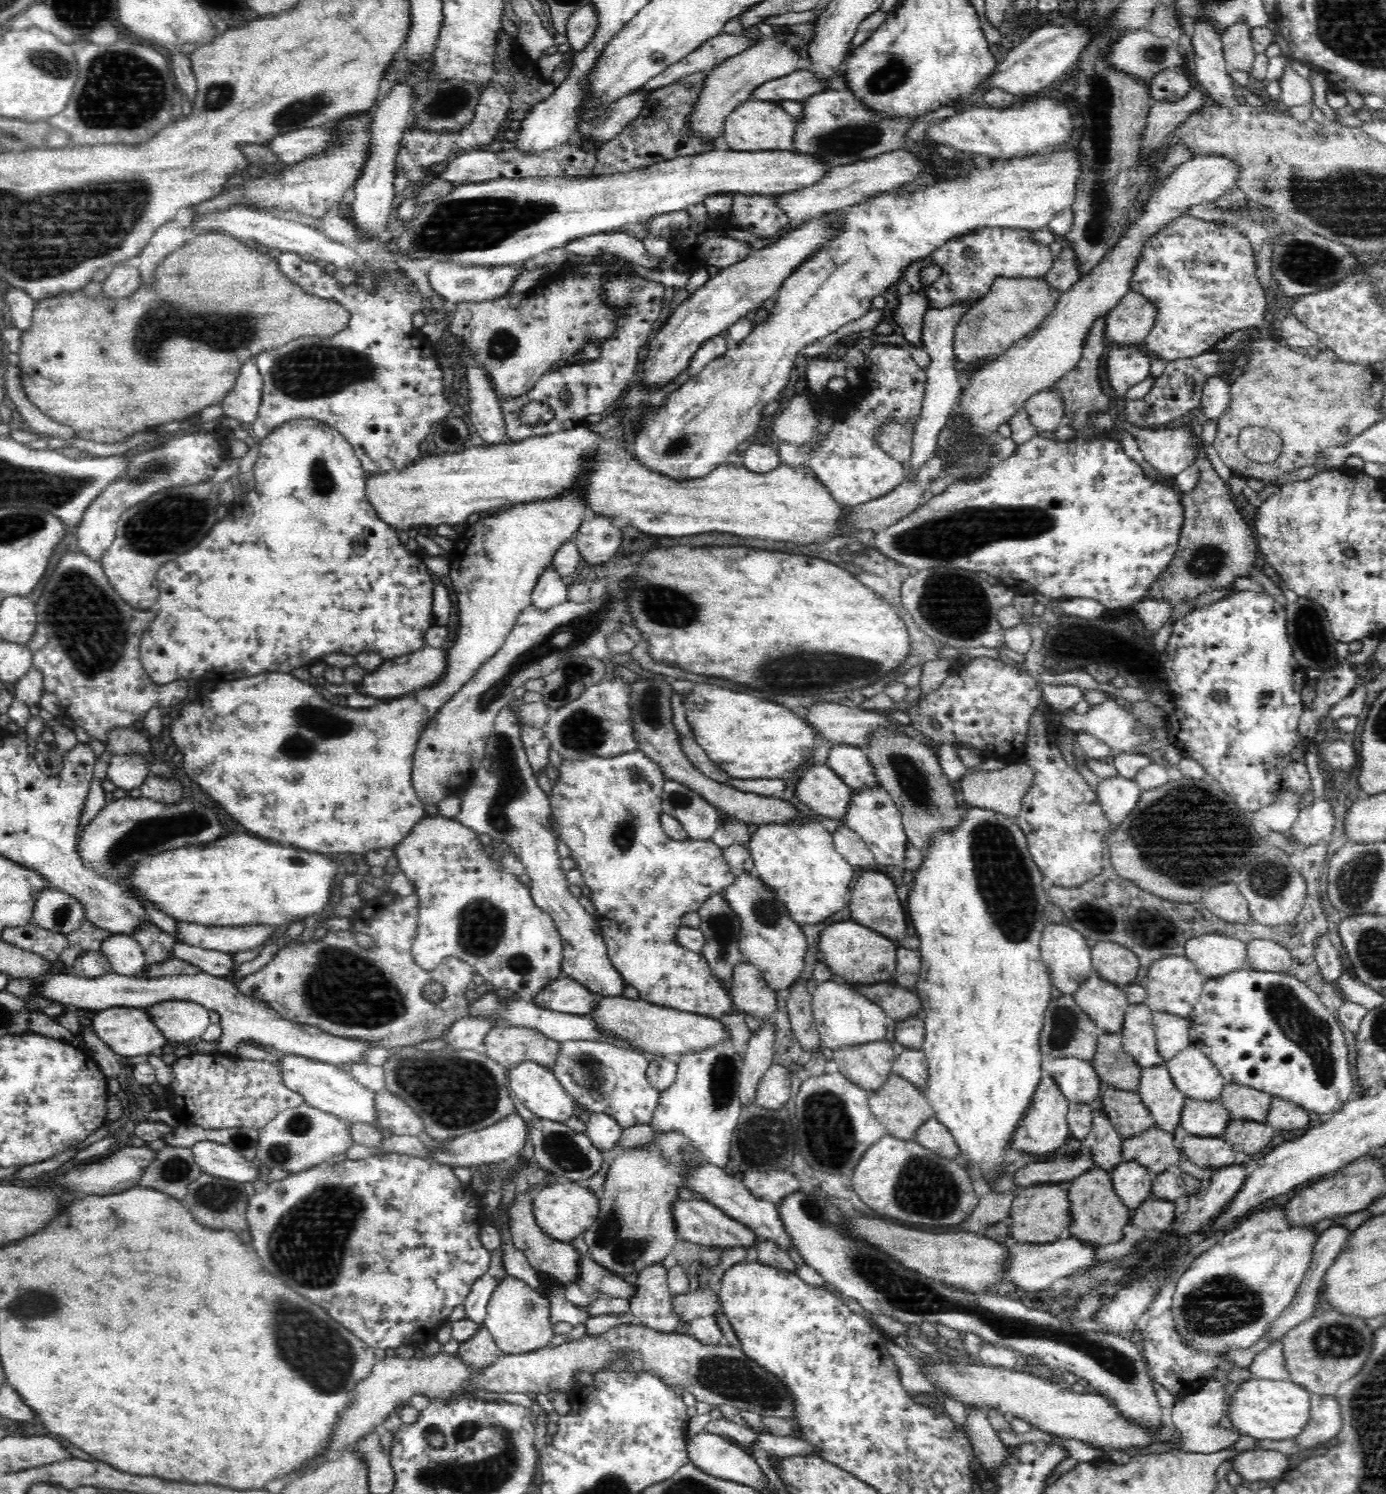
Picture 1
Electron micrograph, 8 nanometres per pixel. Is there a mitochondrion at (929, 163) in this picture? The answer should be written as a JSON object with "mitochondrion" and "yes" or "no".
{"mitochondrion":"no"}

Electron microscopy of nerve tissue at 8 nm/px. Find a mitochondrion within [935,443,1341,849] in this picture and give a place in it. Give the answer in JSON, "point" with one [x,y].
{"point":[1309,630]}

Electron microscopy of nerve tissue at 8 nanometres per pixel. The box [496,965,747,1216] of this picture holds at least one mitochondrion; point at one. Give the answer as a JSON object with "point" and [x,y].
{"point":[563,1150]}

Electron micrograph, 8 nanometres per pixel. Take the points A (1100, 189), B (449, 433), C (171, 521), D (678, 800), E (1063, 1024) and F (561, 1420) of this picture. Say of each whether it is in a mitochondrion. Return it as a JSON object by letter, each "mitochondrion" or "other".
{"A":"mitochondrion","B":"mitochondrion","C":"mitochondrion","D":"mitochondrion","E":"mitochondrion","F":"other"}

